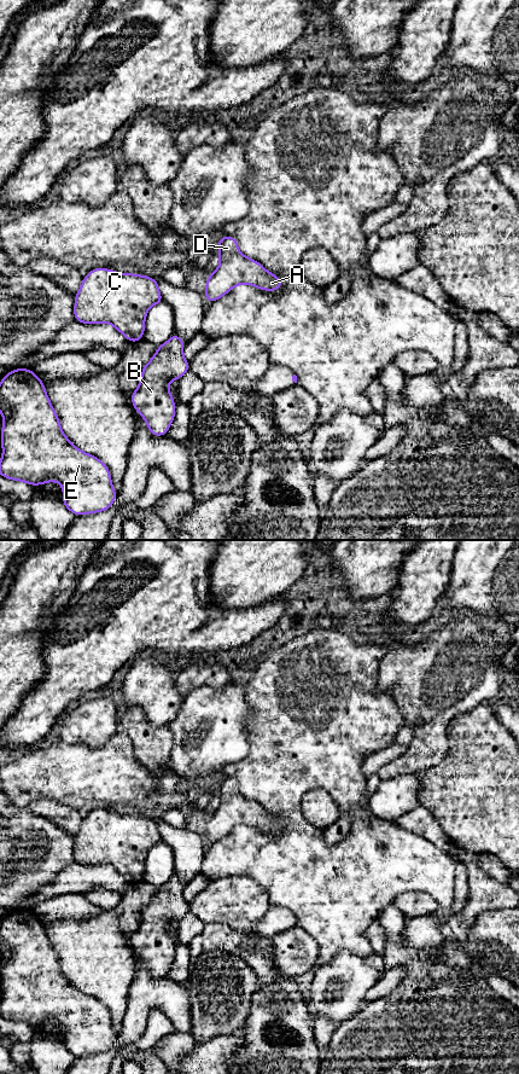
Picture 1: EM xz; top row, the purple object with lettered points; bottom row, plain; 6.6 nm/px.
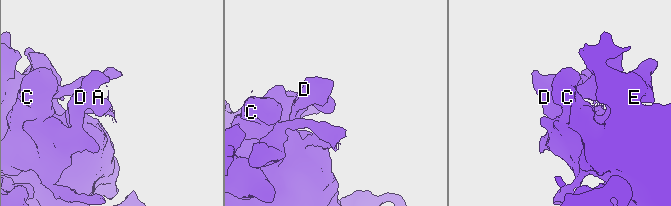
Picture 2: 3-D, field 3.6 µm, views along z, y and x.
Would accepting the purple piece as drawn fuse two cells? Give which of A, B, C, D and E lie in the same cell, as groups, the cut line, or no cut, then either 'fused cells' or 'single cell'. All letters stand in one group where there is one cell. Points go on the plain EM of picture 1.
groups A B C D E; cut none; single cell

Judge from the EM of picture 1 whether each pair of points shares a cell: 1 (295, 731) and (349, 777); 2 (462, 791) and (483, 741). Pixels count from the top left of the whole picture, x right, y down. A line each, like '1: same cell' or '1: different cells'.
1: same cell
2: same cell

